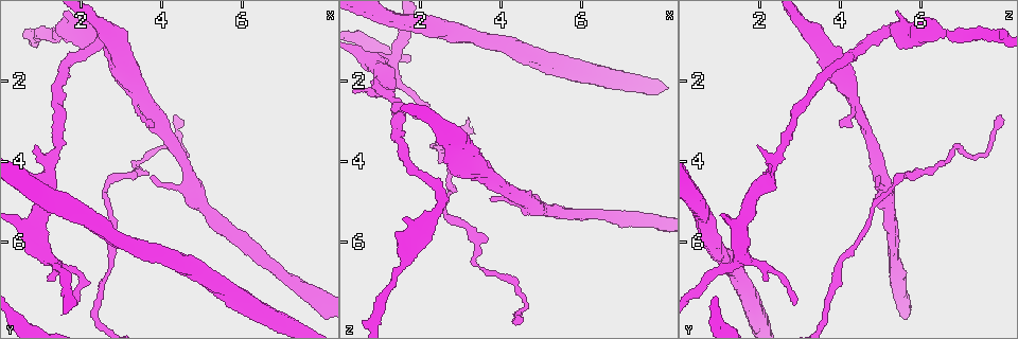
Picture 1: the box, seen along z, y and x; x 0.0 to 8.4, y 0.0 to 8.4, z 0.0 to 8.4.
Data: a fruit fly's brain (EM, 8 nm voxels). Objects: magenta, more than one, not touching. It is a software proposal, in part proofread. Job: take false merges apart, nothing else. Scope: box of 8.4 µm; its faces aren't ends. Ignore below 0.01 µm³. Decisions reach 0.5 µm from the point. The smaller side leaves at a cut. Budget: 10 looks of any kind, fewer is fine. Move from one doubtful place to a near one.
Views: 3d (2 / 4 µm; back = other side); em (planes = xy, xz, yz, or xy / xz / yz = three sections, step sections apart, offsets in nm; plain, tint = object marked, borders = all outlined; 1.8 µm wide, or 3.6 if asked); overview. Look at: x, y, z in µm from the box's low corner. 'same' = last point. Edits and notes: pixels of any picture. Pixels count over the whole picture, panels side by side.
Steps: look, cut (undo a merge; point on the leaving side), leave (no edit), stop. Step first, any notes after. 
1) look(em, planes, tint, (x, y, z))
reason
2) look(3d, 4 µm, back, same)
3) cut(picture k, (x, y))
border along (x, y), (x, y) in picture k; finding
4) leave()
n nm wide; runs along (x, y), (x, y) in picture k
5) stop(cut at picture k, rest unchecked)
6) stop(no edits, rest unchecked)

look(em, planes, tint, (4.60, 3.85, 7.55))
sharp bend

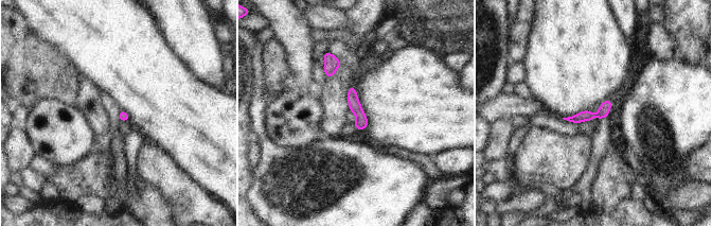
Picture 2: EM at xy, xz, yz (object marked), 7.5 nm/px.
leave()
all the same neuron

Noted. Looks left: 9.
look(em, planes, plain, (3.60, 2.40, 4.30))
branch point

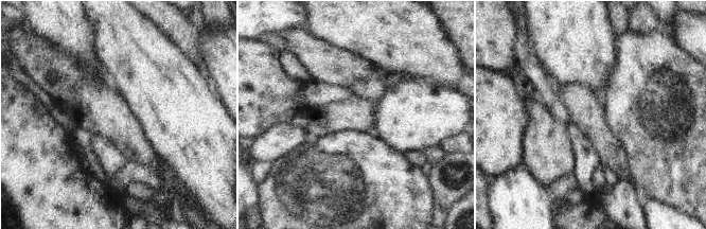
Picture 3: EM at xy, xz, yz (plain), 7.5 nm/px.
look(em, planes, tint, same)

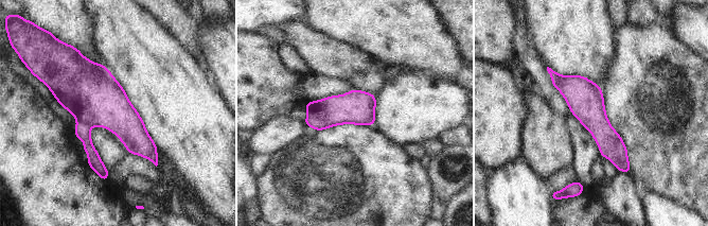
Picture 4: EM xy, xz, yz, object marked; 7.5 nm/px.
cut(picture 4, (82, 131))
border along (77, 119), (89, 127) in picture 4; a second neuron is stuck on

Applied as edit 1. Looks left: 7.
look(em, 3.6 µm, planes, tint, (1.15, 4.45, 2.20))
sharp bend

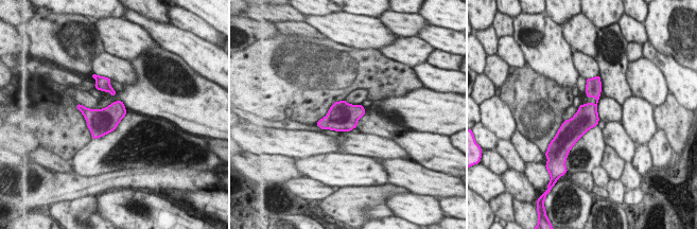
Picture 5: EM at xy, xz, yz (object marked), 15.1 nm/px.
leave()
runs along (592, 88), (596, 102), (570, 143) in picture 5; all the same neuron

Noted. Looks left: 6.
look(3d, 2 µm, (1.10, 6.35, 1.55))
sudden change in width

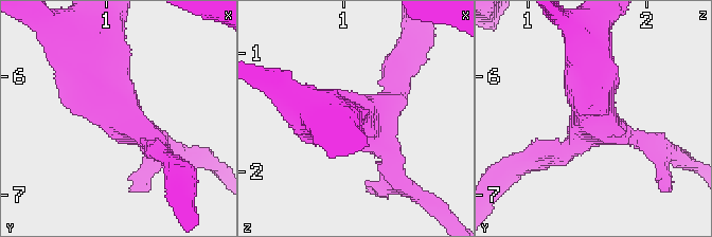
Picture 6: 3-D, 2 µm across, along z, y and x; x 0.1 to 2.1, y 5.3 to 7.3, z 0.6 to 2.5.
look(em, planes, tint, (1.12, 6.32, 1.52))
3 arms; arms of 190, 190, 400 nm; shape alone is not enough

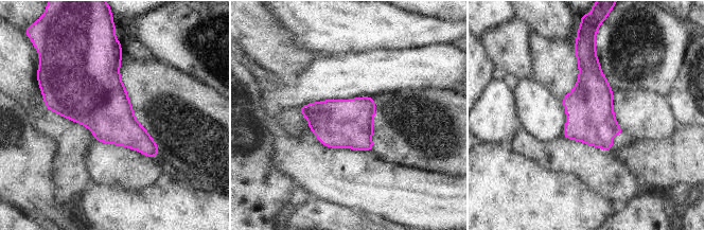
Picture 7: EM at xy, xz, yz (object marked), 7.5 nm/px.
leave()
one neuron here

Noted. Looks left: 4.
stop(cut at picture 4, rest unchecked)

